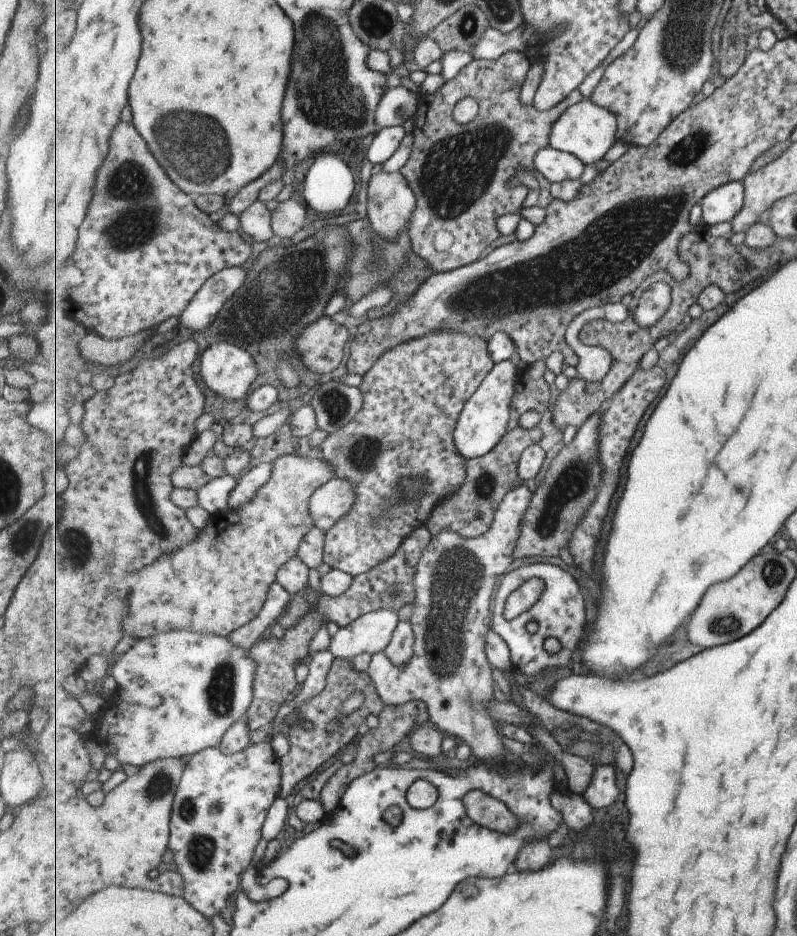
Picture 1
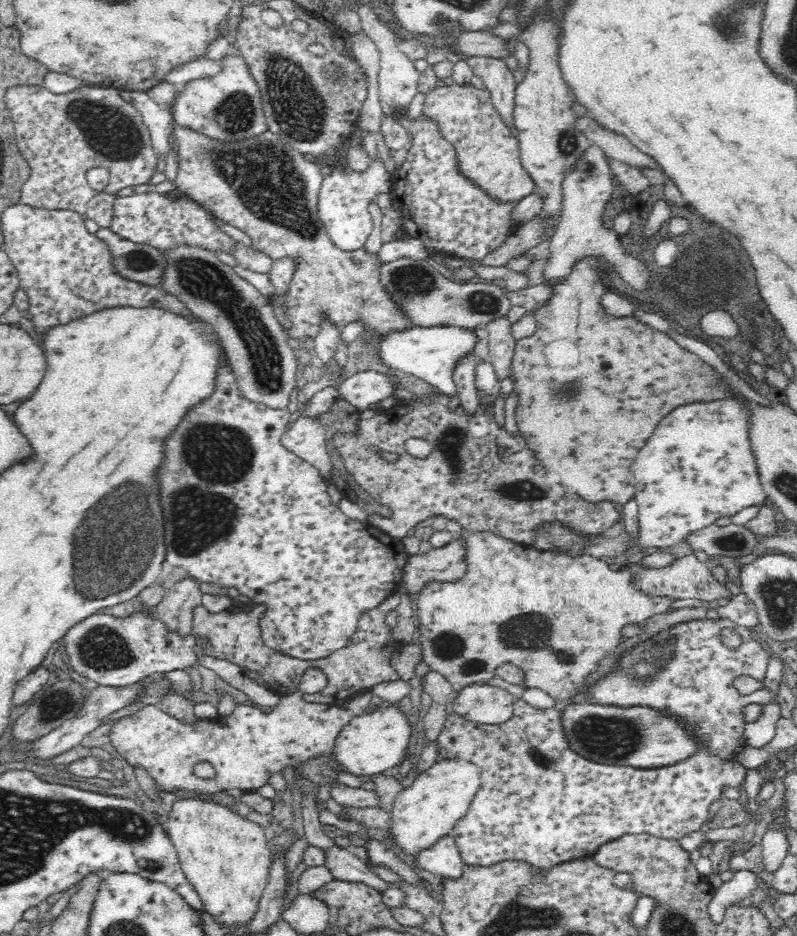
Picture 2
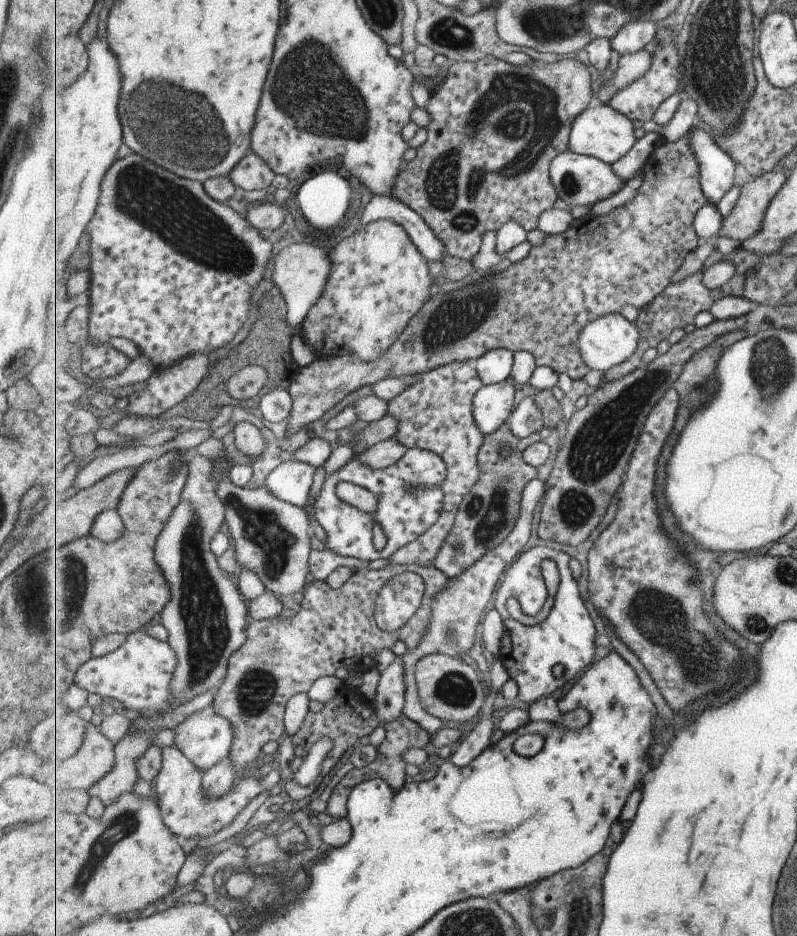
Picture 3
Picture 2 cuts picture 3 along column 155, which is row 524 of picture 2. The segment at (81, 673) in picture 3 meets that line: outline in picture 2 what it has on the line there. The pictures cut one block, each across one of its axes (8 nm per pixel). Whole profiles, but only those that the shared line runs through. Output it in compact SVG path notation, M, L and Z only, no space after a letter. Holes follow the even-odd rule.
M726 397L725 399L692 400L680 404L676 410L670 412L658 424L654 436L649 438L642 447L634 462L630 466L631 474L635 478L634 499L638 505L638 542L627 541L624 532L618 538L609 538L605 535L590 537L582 548L565 548L561 544L554 544L556 554L568 554L570 557L580 555L592 556L596 559L616 558L628 552L632 546L642 548L670 548L674 544L685 542L690 534L702 531L714 525L718 518L734 516L748 506L763 506L767 498L758 474L757 460L755 459L749 432L753 411L748 401L742 397Z

